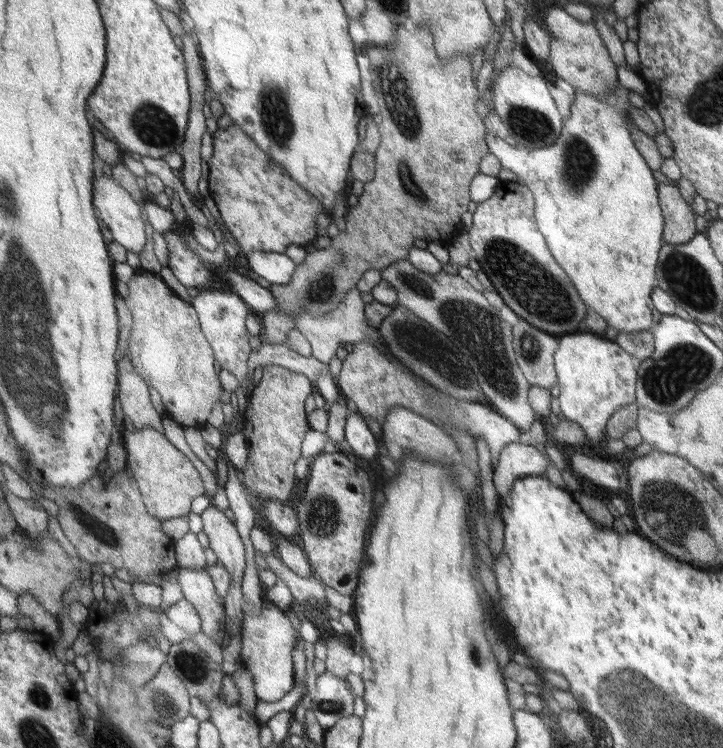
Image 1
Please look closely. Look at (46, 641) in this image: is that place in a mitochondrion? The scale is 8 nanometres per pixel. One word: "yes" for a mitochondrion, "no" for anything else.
no

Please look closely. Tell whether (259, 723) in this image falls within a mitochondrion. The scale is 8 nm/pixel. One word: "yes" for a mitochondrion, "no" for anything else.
no

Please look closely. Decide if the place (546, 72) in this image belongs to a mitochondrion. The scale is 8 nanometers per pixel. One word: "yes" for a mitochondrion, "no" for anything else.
no

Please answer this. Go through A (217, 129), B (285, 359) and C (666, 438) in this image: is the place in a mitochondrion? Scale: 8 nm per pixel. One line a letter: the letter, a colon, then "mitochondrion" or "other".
A: other
B: other
C: other

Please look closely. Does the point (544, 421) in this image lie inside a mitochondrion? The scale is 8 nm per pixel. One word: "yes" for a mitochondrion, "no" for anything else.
no

